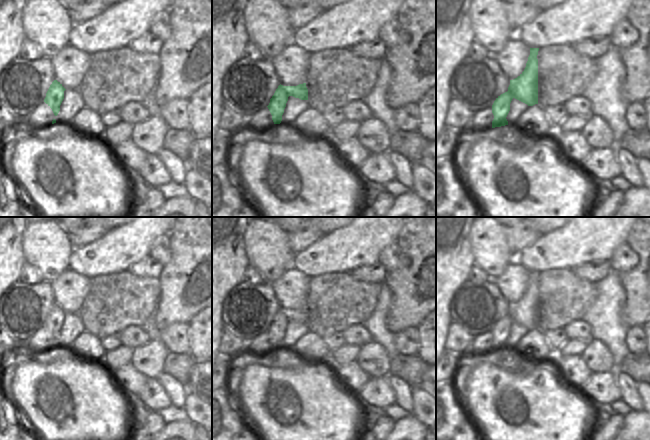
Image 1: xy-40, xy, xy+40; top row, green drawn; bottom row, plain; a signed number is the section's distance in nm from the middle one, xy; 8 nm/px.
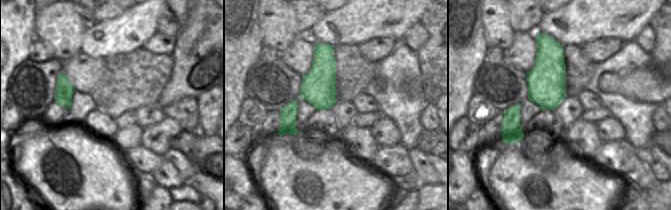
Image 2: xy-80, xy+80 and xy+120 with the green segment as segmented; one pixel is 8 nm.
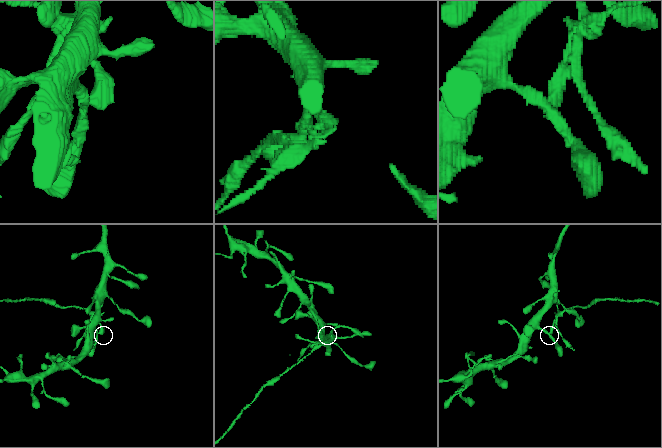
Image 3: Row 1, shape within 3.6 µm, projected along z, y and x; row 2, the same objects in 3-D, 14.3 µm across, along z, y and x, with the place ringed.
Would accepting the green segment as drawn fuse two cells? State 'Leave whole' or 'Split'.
Split

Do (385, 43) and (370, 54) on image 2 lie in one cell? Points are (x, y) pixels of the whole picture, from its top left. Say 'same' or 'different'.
same

